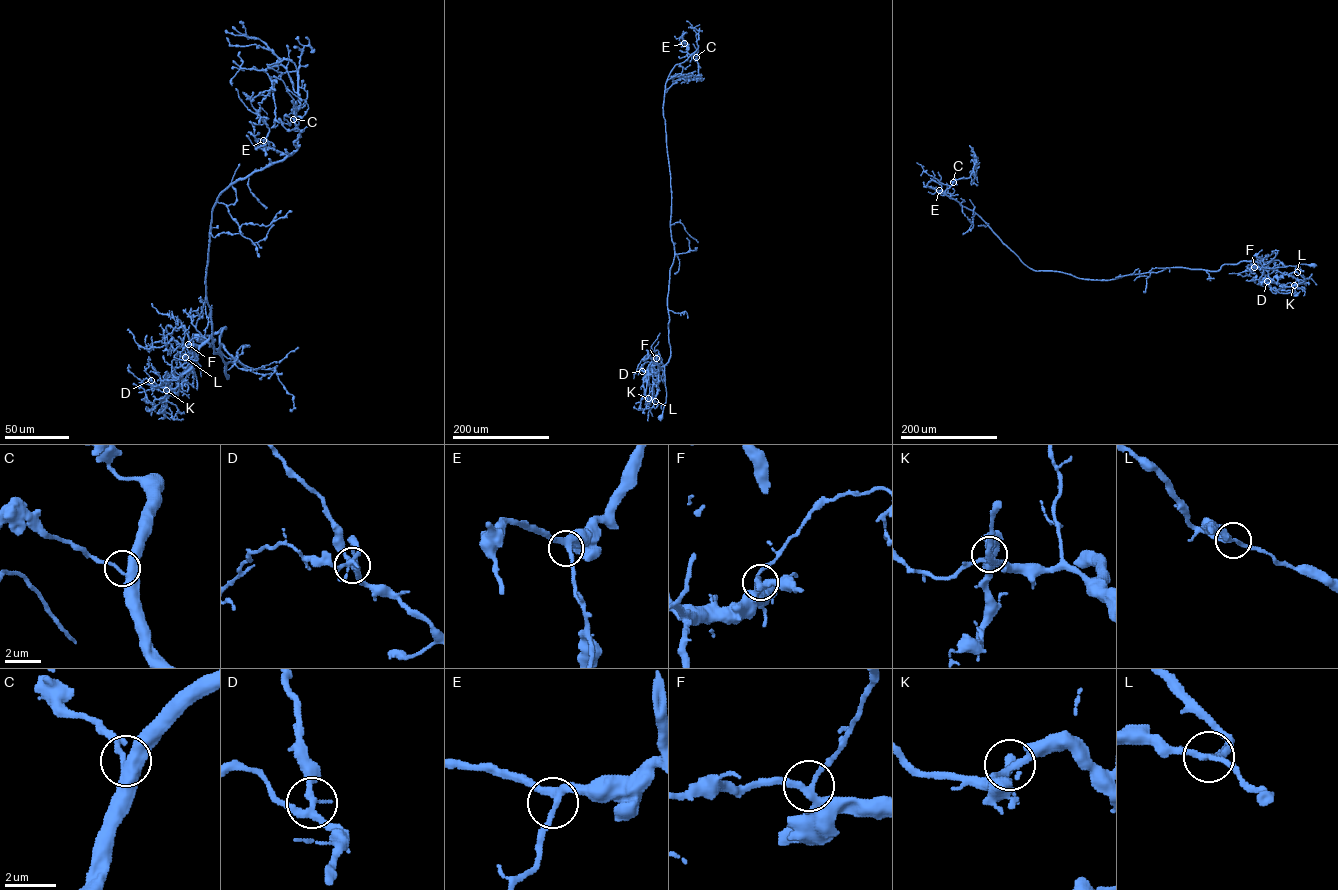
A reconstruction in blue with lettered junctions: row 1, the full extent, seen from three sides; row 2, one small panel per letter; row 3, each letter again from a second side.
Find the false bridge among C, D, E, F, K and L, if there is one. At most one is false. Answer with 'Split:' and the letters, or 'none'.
Split: none

